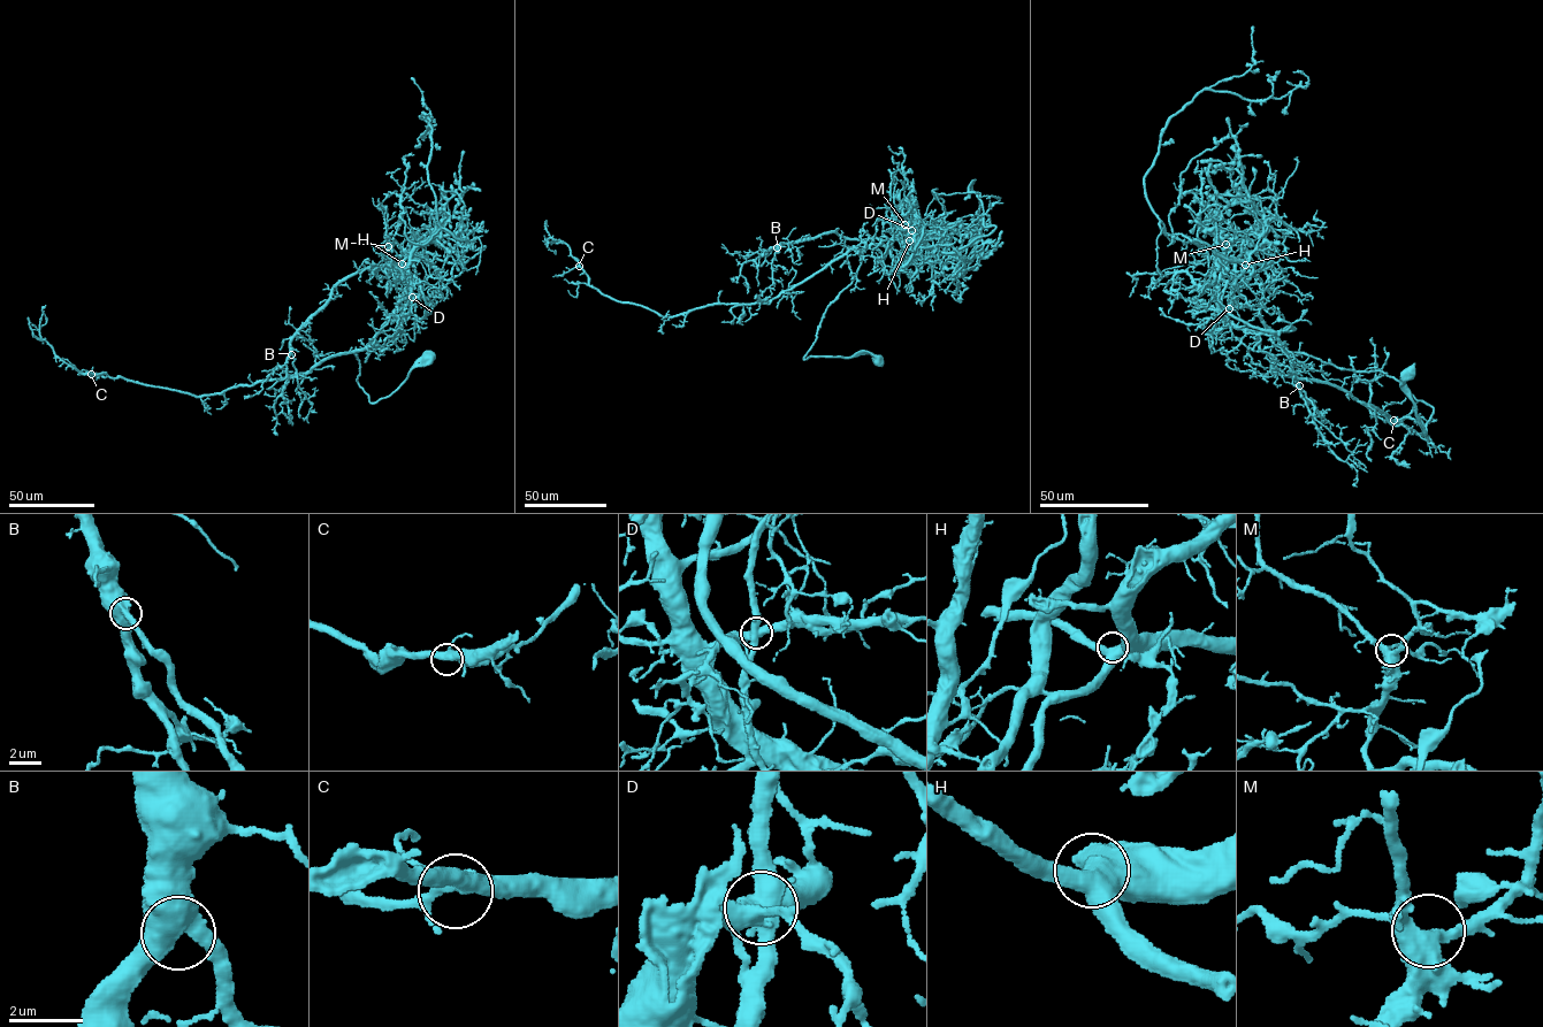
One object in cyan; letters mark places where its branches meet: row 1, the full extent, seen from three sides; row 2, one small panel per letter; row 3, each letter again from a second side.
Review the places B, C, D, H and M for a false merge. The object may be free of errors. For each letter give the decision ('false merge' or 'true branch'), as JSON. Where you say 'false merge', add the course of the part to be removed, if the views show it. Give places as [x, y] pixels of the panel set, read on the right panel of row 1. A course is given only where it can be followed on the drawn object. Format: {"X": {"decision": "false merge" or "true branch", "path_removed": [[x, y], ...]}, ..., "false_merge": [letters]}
{"B": {"decision": "true branch"}, "C": {"decision": "true branch"}, "D": {"decision": "false merge", "path_removed": [[1229, 308], [1245, 248], [1227, 259], [1166, 235], [1144, 176], [1200, 92], [1280, 98], [1306, 85], [1293, 73]]}, "H": {"decision": "true branch"}, "M": {"decision": "true branch"}, "false_merge": ["D"]}

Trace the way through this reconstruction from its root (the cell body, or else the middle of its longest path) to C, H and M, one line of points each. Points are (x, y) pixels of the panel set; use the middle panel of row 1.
C: (877, 359), (803, 359), (855, 277), (857, 248), (771, 299), (672, 316), (602, 294), (579, 266)
H: (877, 359), (860, 351), (803, 359), (863, 251), (888, 245), (907, 224), (917, 232), (909, 240)
M: (877, 359), (803, 359), (863, 251), (888, 245), (907, 224), (911, 238), (898, 220), (904, 224)

